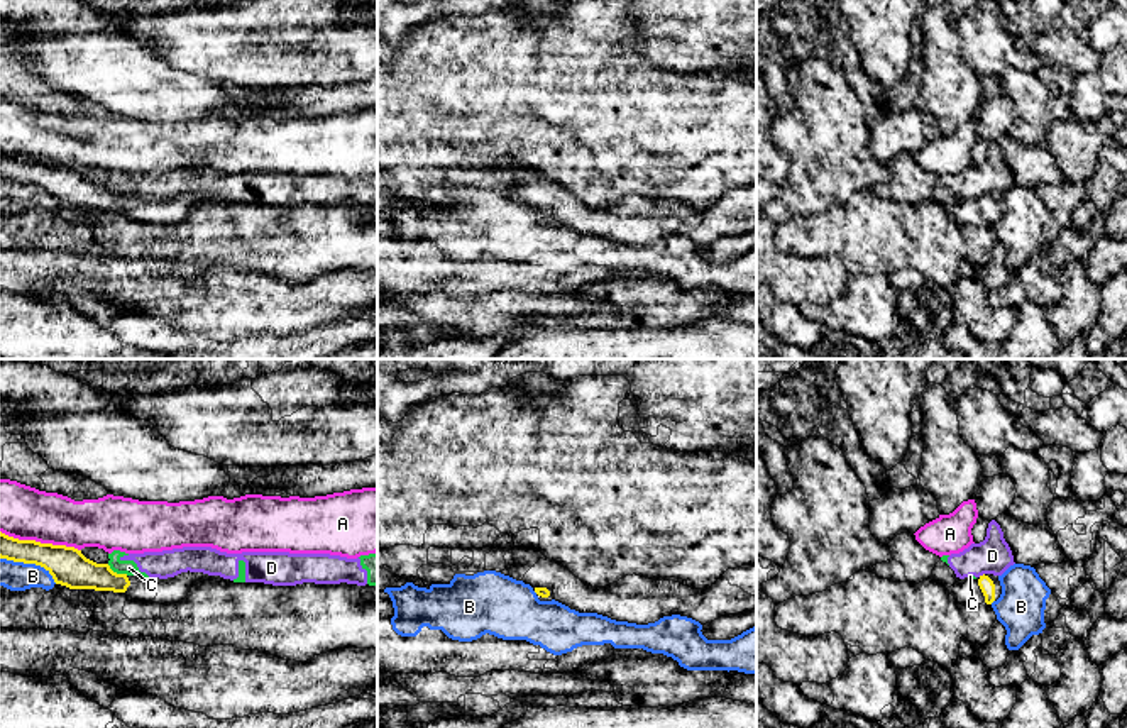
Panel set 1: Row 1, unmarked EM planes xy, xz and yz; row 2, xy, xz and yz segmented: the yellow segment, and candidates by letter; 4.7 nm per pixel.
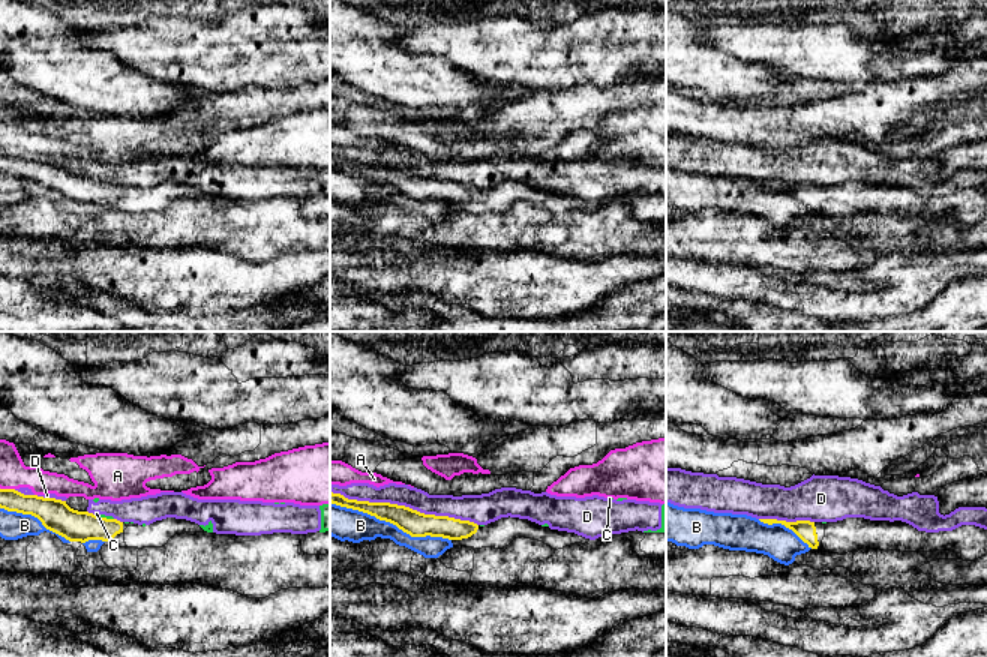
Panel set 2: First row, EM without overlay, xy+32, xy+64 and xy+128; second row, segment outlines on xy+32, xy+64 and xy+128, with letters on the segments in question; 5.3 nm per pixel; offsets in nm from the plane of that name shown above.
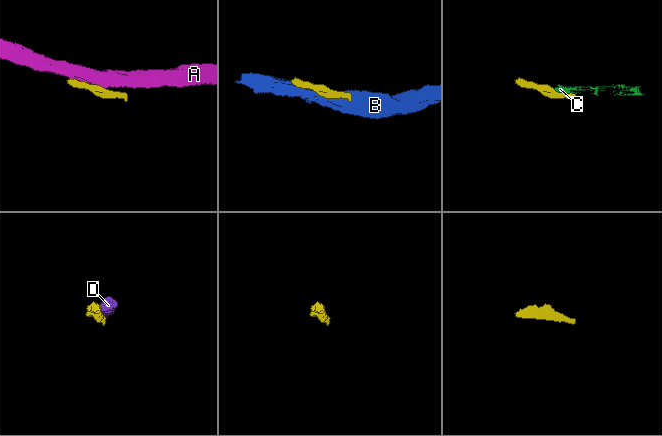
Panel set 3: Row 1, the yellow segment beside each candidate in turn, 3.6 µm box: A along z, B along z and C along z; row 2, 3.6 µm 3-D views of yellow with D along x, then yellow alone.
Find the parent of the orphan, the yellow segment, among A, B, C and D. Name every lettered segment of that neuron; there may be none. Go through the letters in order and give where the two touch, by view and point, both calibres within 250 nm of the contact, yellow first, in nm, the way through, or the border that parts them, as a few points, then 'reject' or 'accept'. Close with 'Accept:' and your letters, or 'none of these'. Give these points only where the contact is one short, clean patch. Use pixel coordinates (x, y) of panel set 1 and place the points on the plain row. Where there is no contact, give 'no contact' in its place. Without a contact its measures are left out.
A: xy (39, 163) | 180/260 nm | reject
B: xy (29, 183) | 180/140 nm | reject
C: xy (115, 193) | 180/70 nm | along xy (107, 185), (114, 192), (127, 195) | reject
D: yz (980, 197) | 70/170 nm | reject
Accept: none of these

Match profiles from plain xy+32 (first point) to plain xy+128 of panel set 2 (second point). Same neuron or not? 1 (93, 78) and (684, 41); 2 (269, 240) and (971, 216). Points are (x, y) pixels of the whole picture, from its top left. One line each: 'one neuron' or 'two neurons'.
1: one neuron
2: two neurons

